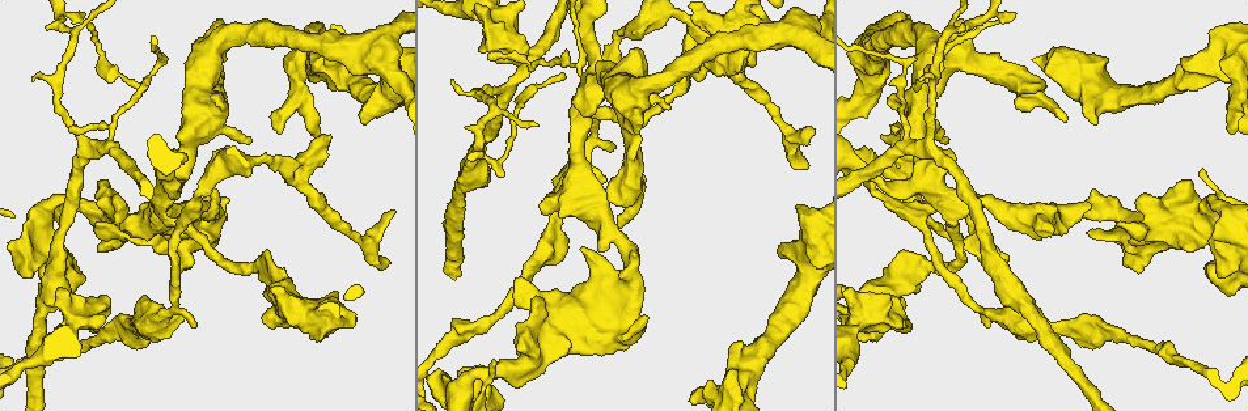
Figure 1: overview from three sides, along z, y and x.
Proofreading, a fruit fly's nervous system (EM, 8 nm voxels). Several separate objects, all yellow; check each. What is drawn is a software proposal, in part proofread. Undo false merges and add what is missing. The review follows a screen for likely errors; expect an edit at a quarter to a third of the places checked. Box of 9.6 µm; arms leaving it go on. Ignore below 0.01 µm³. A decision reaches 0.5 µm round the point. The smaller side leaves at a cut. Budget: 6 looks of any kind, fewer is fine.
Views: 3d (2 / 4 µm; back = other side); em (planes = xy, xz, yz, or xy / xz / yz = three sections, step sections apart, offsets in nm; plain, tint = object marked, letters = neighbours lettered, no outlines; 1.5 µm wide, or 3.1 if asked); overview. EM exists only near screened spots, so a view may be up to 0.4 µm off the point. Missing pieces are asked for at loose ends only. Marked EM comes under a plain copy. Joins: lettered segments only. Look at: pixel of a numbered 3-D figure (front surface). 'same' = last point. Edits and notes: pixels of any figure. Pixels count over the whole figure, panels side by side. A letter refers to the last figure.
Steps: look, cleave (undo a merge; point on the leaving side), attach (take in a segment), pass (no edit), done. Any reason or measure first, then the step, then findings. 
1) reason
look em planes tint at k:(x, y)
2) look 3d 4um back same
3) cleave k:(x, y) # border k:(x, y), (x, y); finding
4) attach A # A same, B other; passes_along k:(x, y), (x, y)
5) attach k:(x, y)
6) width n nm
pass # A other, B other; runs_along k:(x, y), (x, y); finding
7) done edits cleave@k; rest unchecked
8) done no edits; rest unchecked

free end
look em planes tint at 1:(928, 205)

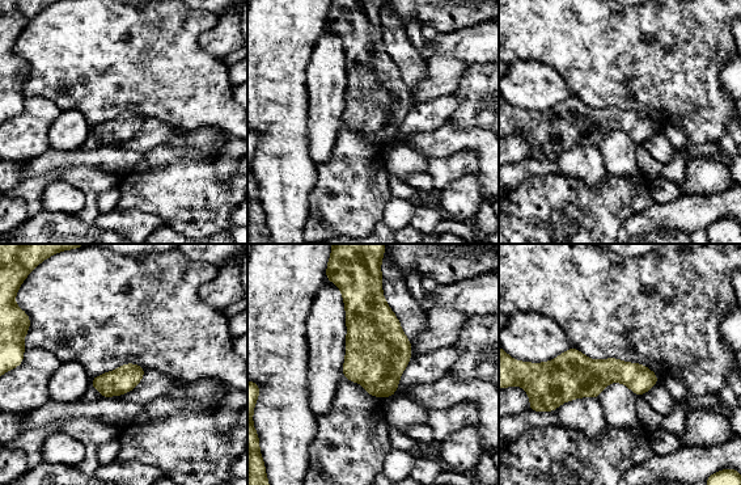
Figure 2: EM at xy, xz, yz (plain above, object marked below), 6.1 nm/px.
look em planes letters same

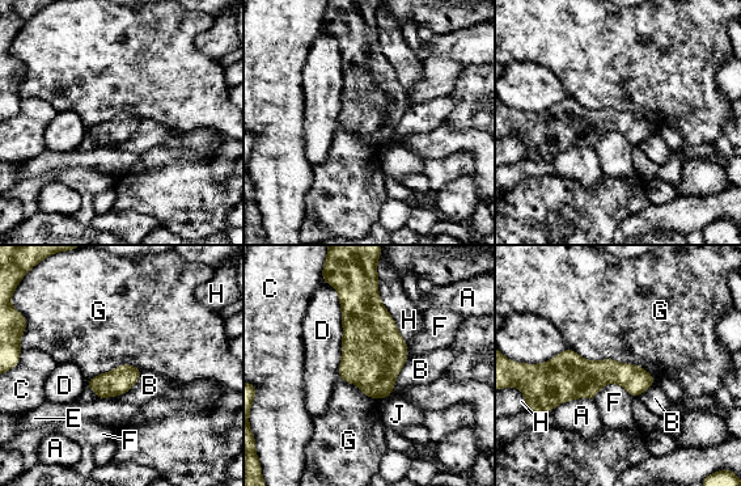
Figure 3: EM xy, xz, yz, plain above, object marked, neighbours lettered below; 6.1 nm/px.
pass # A other, B other, C other, D other, E other, F other, G other, H other, J other; no lettered segment goes on from it

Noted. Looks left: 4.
look 3d 4um at 1:(701, 34)

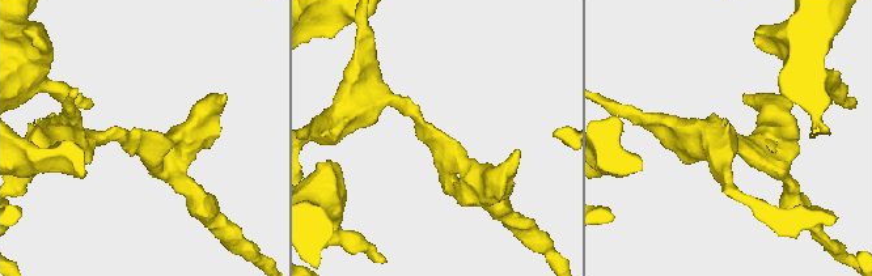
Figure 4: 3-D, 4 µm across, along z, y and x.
arms 3; arm_widths 220, 240, 260 nm
look em planes letters at 4:(434, 134)

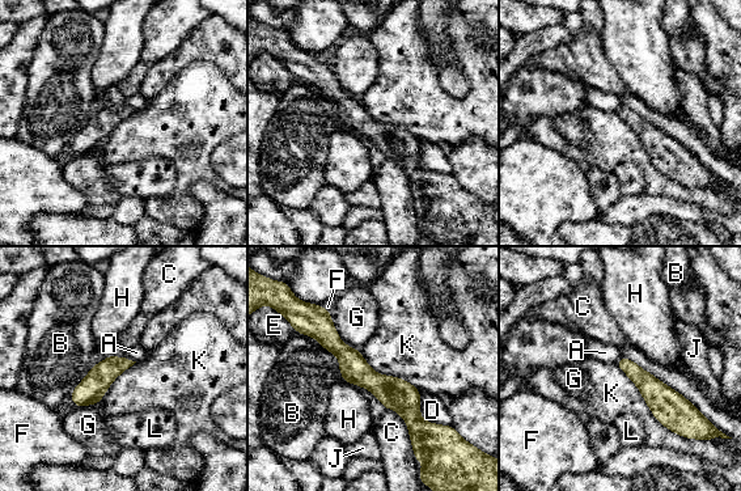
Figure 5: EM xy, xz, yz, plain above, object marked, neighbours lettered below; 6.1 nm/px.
longest_contact K 650 nm
pass # A other, B other, C other, D other, E other, F other, G other, H other, J other, K other, L other; border 5:(614, 363), (652, 414), (686, 437); continuous, no second cell

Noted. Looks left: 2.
look em yz step 4 letters at 1:(917, 90)

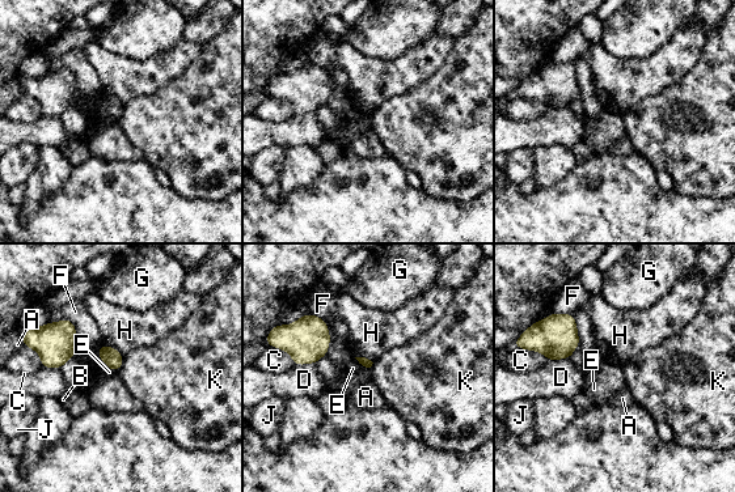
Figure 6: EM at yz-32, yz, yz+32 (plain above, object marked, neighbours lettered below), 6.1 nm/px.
look em planes letters same

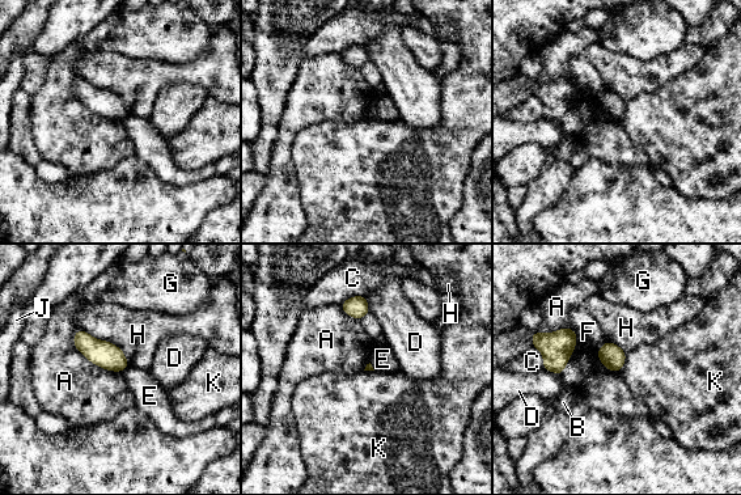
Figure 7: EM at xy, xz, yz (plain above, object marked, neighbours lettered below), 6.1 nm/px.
pass # A other, B other, C other, D other, E other, F other, G other, H other, J other, K other; border 7:(626, 354), (623, 366), (618, 371); none of them fits

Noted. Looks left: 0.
done no edits; rest unchecked

